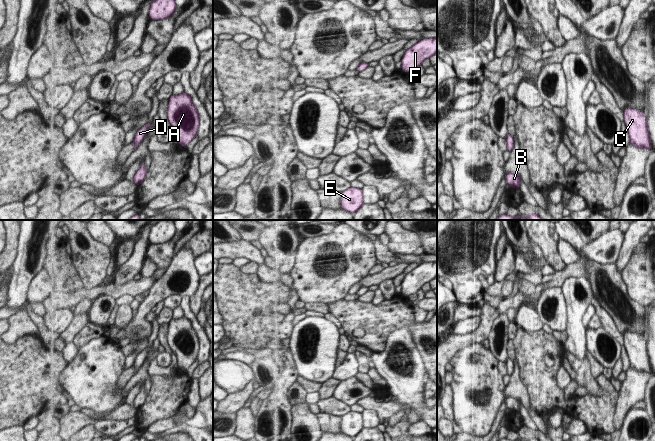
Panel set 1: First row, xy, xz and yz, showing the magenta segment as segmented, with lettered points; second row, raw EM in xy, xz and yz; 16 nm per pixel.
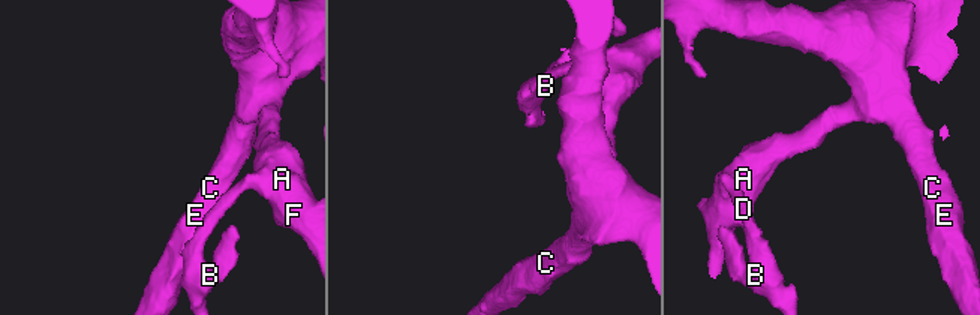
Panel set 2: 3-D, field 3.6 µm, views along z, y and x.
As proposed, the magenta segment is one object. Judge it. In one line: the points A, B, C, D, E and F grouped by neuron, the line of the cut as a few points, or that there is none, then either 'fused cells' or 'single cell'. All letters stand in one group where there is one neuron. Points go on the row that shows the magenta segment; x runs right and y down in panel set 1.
A B C D E F | no cut | single cell

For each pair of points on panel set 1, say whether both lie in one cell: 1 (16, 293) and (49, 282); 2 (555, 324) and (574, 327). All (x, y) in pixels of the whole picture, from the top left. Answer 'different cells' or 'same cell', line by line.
1: different cells
2: different cells

